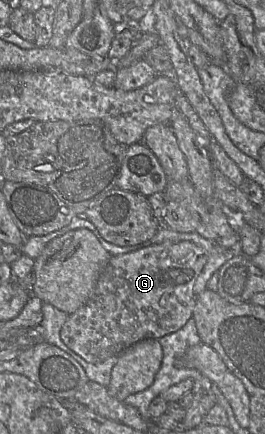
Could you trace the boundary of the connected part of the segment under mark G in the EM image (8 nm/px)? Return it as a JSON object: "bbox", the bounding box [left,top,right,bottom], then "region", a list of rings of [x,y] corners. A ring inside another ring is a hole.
{"bbox":[63,241,208,363],"region":[[[166,241],[113,255],[89,300],[64,323],[63,341],[86,361],[99,363],[141,340],[178,331],[193,317],[194,285],[208,259],[206,250],[190,241]]]}

